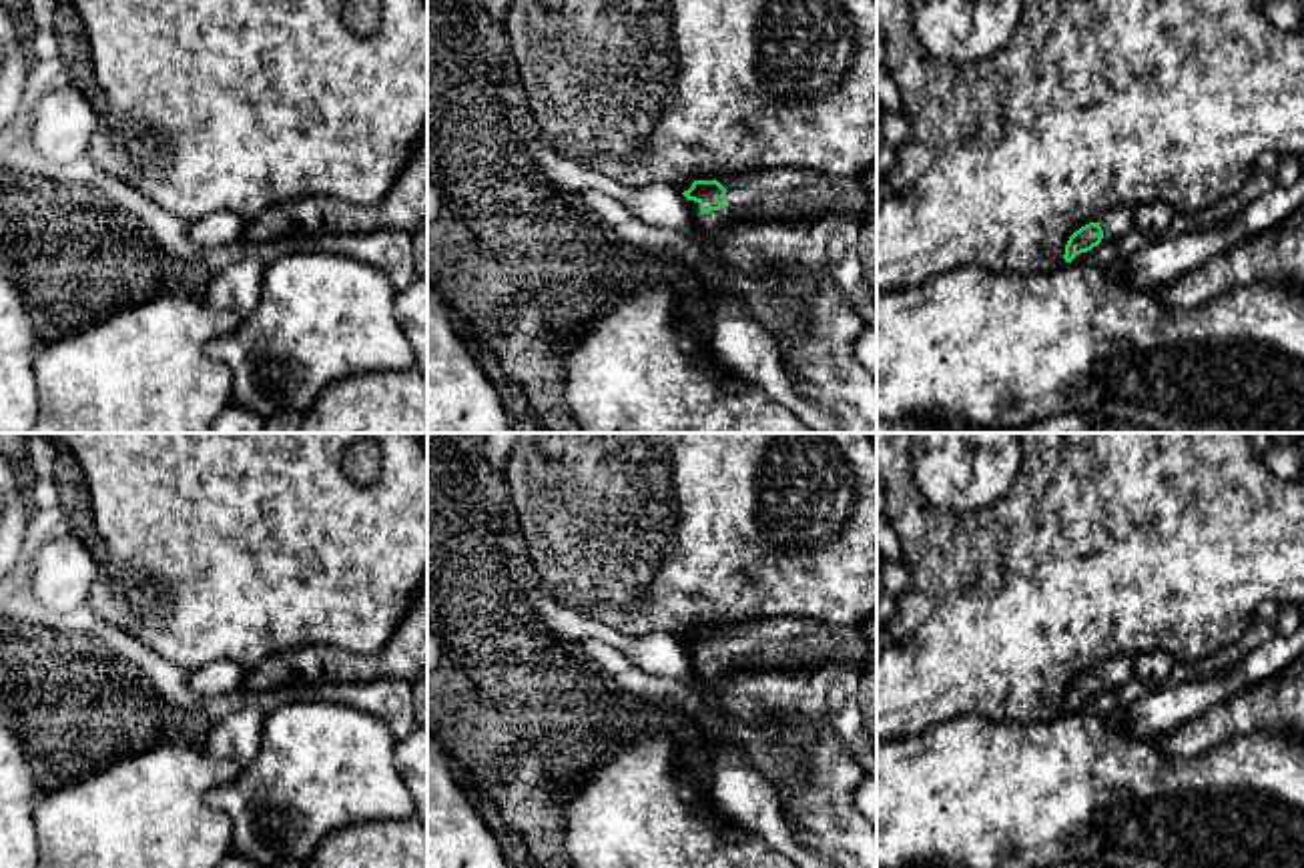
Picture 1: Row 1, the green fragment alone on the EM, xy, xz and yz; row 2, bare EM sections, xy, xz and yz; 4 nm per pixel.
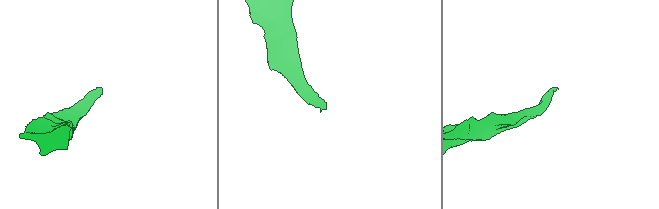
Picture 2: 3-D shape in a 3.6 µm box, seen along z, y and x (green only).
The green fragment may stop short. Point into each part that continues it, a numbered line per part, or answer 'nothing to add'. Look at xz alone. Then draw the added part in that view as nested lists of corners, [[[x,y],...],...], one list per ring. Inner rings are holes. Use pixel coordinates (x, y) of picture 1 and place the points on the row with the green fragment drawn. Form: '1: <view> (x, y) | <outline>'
1: xz (781, 193) | [[[772,168],[716,178],[724,188],[720,210],[700,212],[688,200],[694,225],[706,233],[724,233],[740,221],[817,219],[823,212],[865,219],[869,196],[861,178],[817,176],[804,168]]]

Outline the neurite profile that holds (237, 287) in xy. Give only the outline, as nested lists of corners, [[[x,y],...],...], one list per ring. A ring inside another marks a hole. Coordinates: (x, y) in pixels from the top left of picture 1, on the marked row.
[[[245,259],[223,267],[205,291],[205,305],[211,311],[233,311],[249,317],[261,301],[265,267],[257,259]]]

